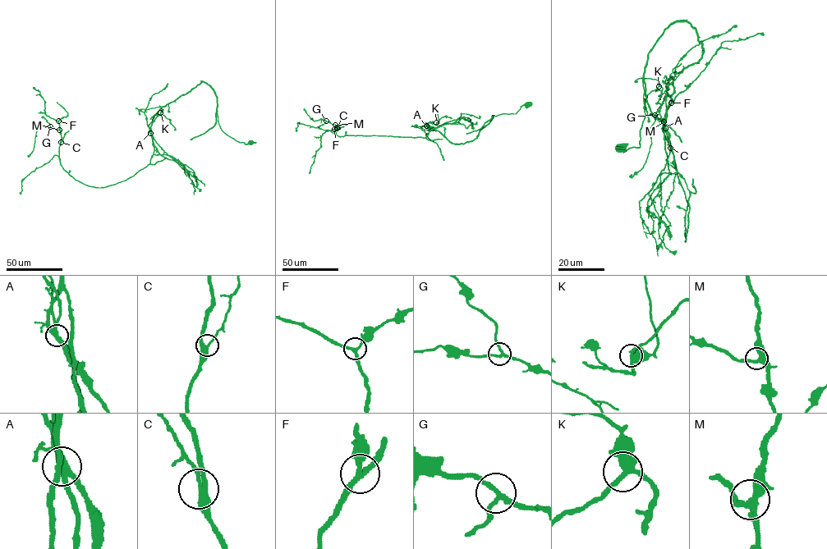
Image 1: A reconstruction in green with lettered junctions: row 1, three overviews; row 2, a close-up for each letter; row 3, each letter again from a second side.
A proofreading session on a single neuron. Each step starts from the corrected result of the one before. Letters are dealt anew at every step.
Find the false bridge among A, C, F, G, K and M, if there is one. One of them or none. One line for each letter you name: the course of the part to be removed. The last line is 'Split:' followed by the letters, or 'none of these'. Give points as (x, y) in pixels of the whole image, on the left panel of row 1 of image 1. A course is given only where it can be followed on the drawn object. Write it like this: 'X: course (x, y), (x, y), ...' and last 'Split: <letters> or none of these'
Split: none of these

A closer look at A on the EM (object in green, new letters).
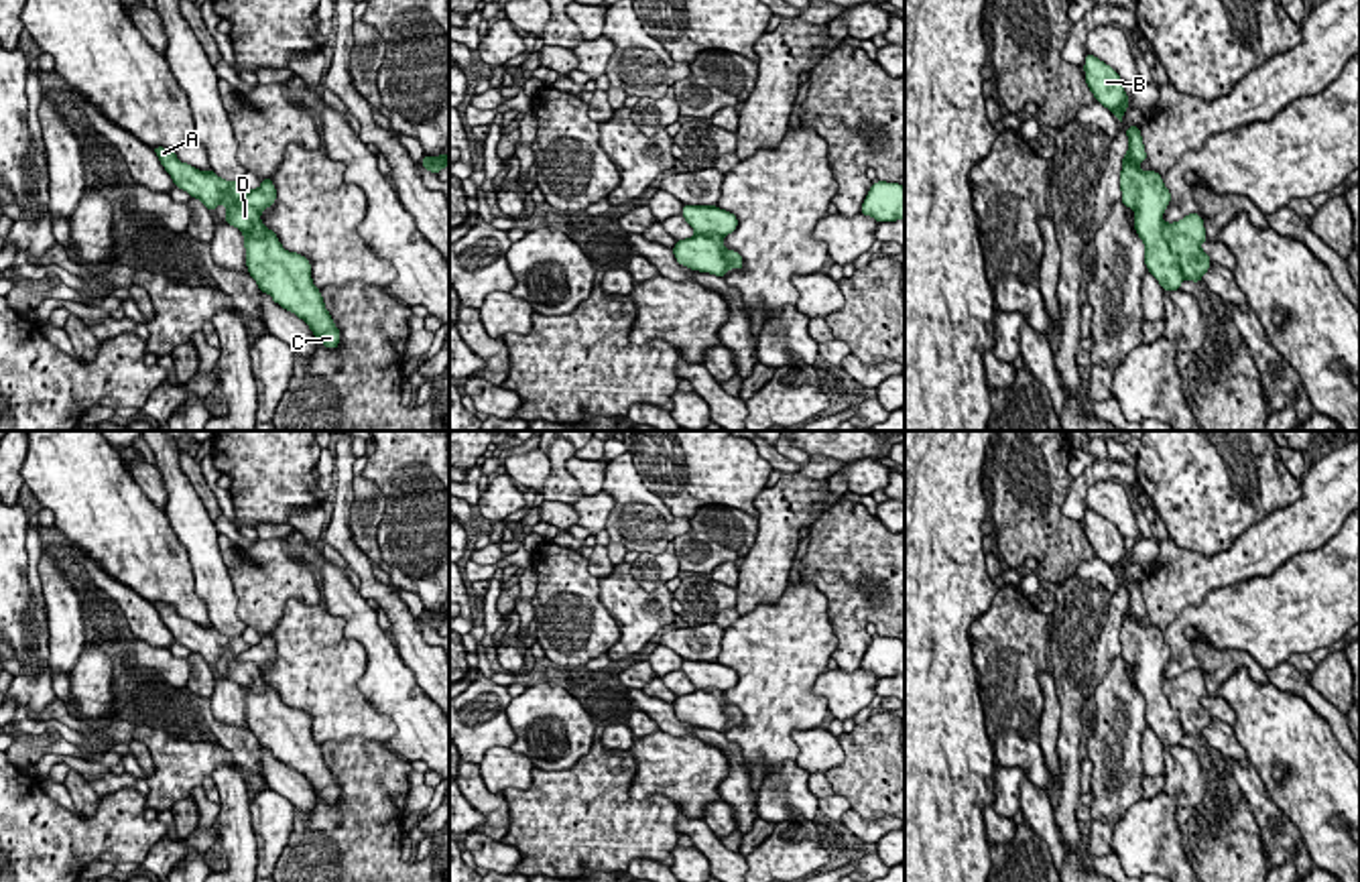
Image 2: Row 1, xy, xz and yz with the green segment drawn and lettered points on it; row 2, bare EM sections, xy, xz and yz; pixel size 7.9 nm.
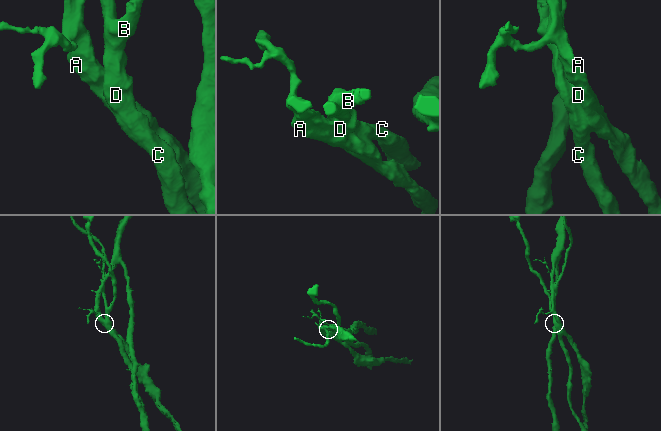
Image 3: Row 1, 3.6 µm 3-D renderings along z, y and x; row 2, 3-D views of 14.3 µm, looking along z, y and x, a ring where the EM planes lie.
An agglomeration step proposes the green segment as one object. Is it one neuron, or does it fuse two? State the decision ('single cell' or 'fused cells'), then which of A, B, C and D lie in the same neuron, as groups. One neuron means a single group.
single cell; groups A B C D

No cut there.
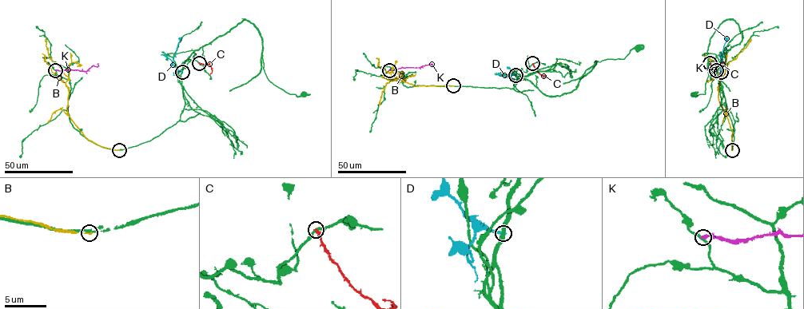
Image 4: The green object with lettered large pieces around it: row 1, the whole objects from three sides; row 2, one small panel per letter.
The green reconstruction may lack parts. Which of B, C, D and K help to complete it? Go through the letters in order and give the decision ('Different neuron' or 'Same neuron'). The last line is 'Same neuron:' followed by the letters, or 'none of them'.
B: Different neuron
C: Different neuron
D: Different neuron
K: Different neuron
Same neuron: none of them

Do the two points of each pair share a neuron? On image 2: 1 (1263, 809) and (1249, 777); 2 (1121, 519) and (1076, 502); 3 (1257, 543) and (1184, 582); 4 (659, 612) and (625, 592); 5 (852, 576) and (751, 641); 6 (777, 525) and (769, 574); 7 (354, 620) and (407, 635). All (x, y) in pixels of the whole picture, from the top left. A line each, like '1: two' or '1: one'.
1: one
2: two
3: one
4: one
5: two
6: one
7: two

